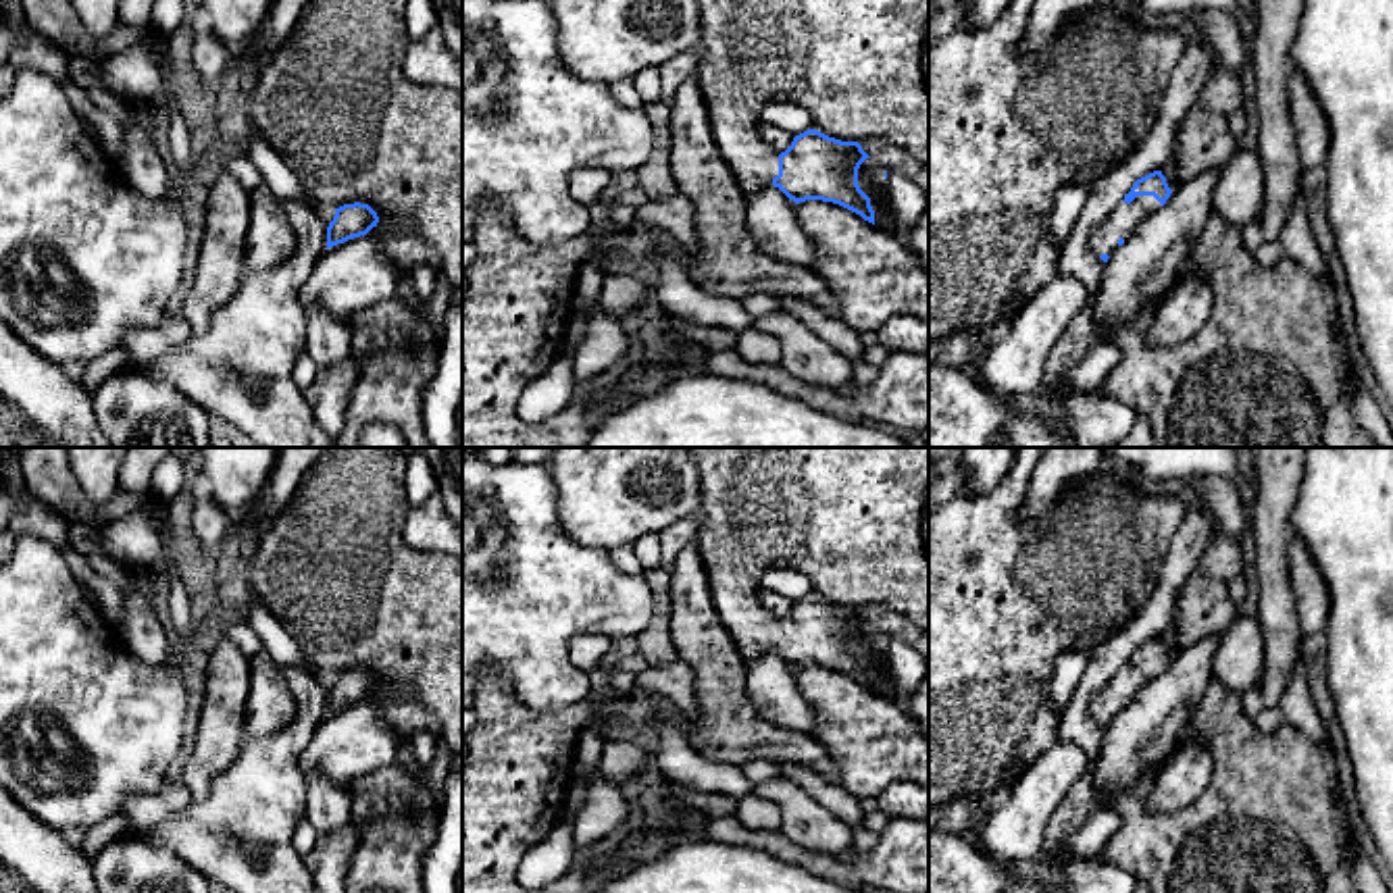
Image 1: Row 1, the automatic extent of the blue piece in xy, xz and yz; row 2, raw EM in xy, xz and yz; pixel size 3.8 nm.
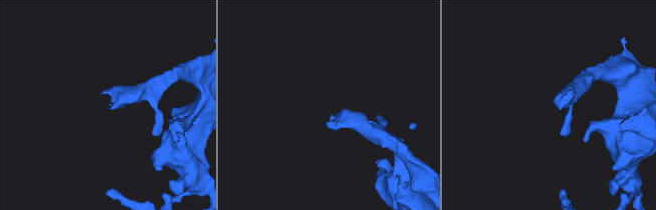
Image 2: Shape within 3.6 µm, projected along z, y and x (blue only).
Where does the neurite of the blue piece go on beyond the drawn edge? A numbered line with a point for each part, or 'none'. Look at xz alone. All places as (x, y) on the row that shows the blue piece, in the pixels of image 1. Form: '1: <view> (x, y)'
1: xz (854, 65)

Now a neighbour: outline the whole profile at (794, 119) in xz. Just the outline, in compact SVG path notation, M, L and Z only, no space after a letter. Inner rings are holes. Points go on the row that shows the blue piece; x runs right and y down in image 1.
M768 104L760 110L758 125L770 125L795 137L812 129L812 114L795 104Z

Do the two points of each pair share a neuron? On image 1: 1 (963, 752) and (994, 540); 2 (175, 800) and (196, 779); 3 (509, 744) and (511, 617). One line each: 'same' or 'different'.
1: same
2: different
3: different

